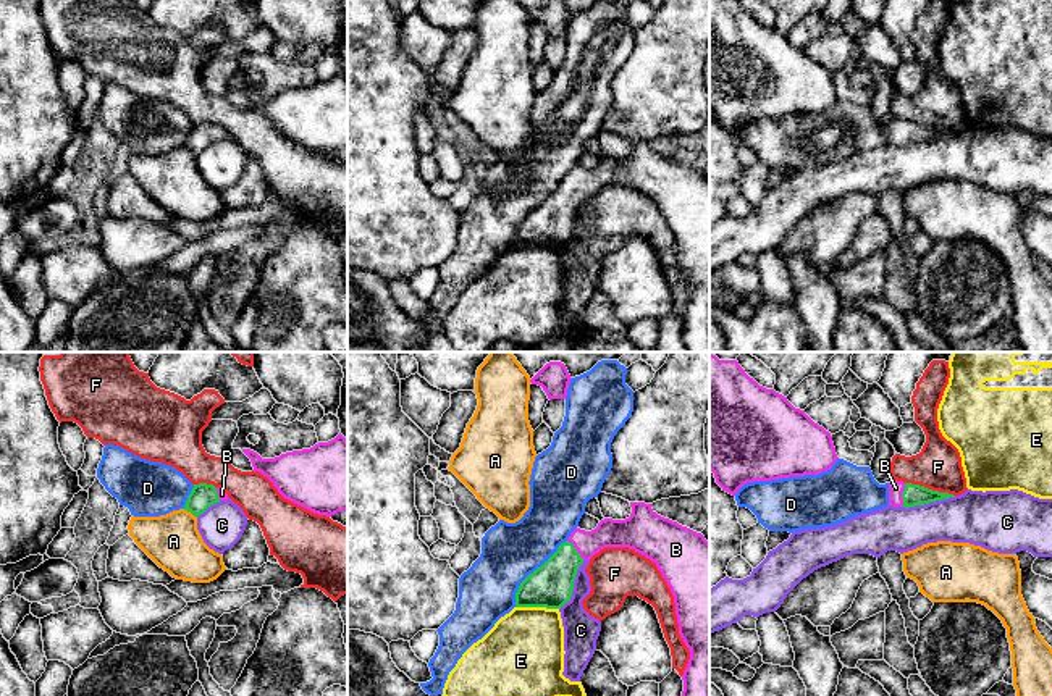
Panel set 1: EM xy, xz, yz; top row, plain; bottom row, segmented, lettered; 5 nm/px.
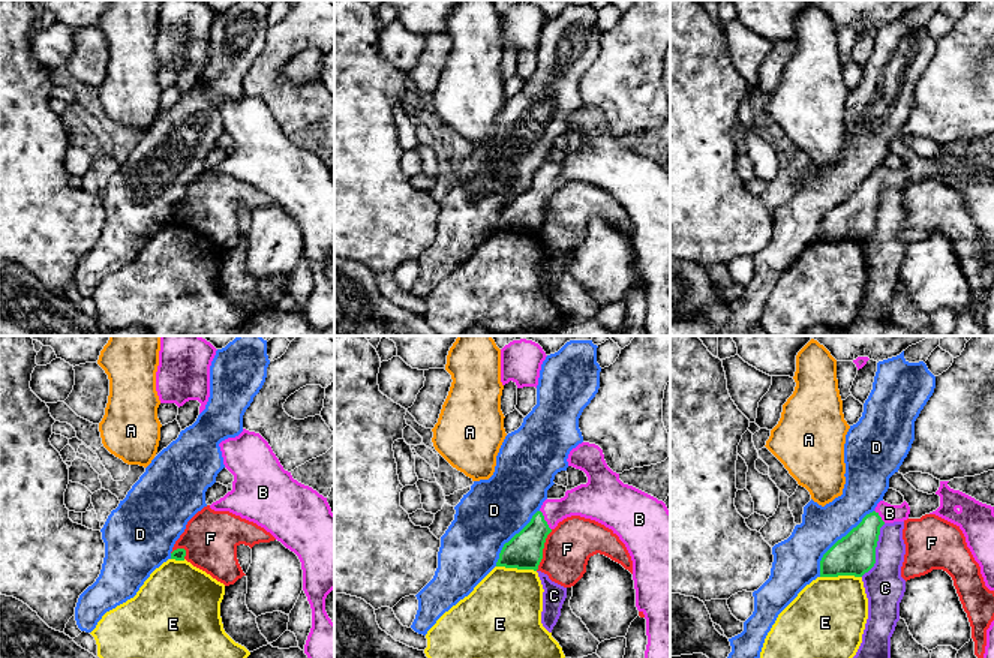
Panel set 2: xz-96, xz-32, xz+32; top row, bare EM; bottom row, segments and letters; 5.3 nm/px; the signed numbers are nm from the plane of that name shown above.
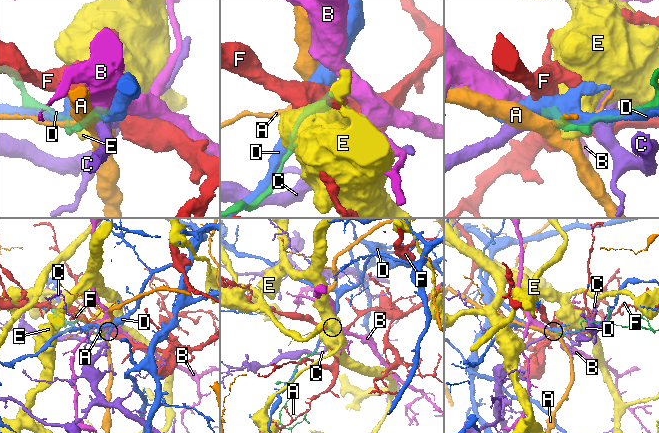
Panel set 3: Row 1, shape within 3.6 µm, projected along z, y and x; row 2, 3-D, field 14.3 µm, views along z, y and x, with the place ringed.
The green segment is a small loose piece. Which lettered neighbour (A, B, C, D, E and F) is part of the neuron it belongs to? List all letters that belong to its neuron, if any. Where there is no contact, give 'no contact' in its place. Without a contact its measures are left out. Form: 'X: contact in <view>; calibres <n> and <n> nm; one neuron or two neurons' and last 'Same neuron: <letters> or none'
A: contact in xy; calibres 120 and 280 nm; two neurons
B: contact in yz; calibres 110 and 80 nm; one neuron
C: contact in yz; calibres 110 and 260 nm; two neurons
D: contact in xz; calibres 220 and 280 nm; two neurons
E: contact in xz; calibres 220 and 400 nm; two neurons
F: contact in yz; calibres 110 and 240 nm; two neurons
Same neuron: B

